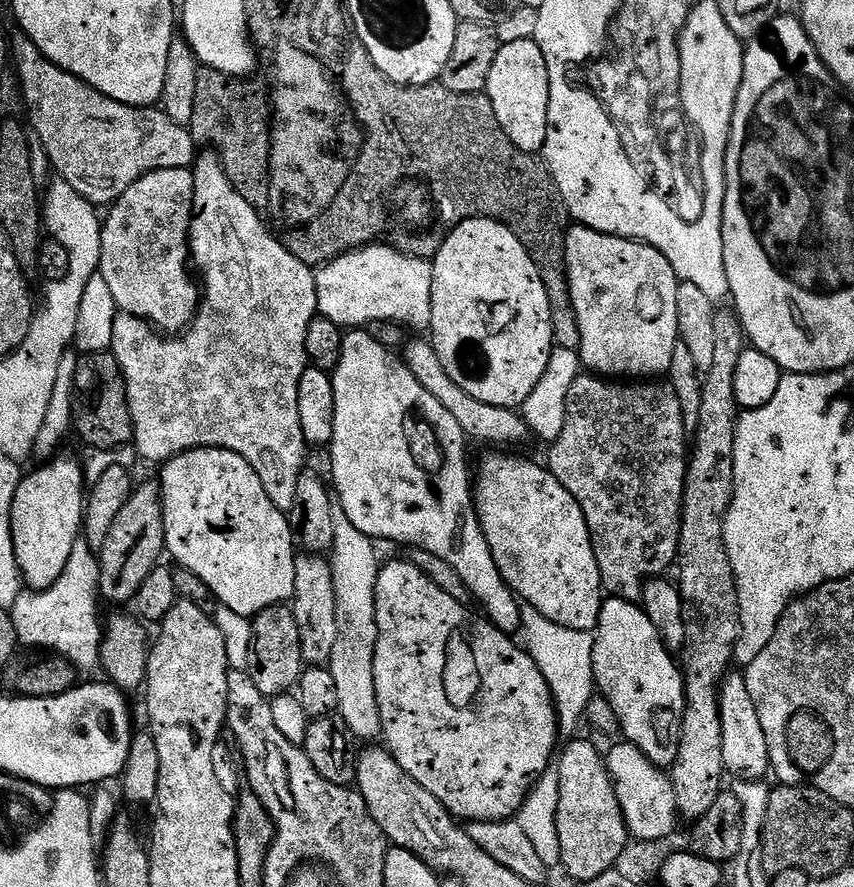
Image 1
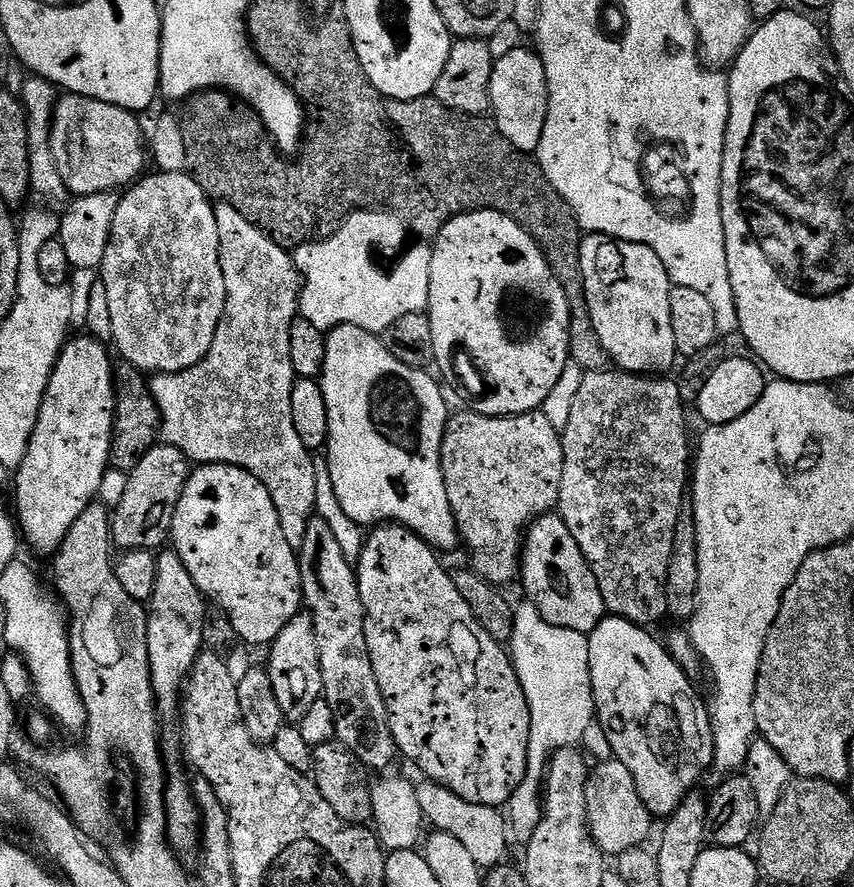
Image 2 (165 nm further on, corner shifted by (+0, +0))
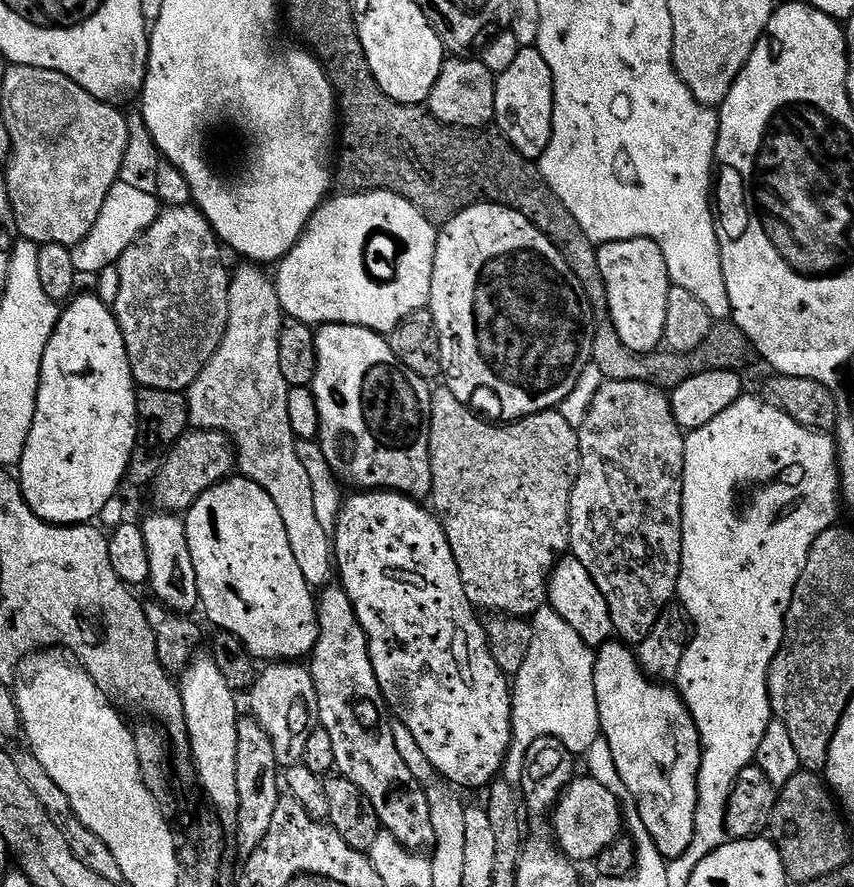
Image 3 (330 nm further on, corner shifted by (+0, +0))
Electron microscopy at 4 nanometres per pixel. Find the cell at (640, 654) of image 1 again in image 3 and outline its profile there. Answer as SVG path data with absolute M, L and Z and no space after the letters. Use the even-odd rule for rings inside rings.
M609 642L595 653L594 694L598 698L600 735L610 742L618 774L626 782L640 815L639 827L658 846L658 854L671 862L677 860L694 842L694 814L698 806L698 774L702 766L702 750L698 726L684 705L684 698L675 687L665 686L645 674L636 660L636 653L623 642Z

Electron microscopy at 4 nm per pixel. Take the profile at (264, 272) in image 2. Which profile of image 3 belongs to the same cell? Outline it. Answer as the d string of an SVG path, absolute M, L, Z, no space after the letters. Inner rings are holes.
M244 262L241 265L241 268L237 272L235 269L228 286L230 310L228 311L226 334L222 338L222 342L218 346L214 358L210 358L210 362L206 362L202 374L198 374L198 378L194 378L194 382L187 390L188 418L197 428L212 428L215 432L226 433L232 439L232 445L236 448L236 468L239 475L254 481L258 486L262 486L262 490L266 490L266 494L270 494L270 498L274 498L274 506L278 506L278 514L282 514L282 526L286 526L286 538L290 538L290 550L294 553L298 567L302 569L302 578L306 578L306 582L313 590L320 590L334 576L334 540L330 533L322 530L322 526L318 523L318 514L314 510L314 486L310 486L310 477L306 475L306 466L302 466L302 462L296 453L297 436L294 430L291 429L289 403L287 401L289 387L286 378L282 378L282 365L278 363L278 334L282 330L286 317L282 306L278 302L278 290L276 289L273 277L269 273L267 276L264 273L267 271L263 267L257 266L252 262Z

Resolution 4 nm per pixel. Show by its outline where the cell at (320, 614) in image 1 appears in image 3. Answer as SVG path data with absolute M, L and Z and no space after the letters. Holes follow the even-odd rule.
M272 662L267 665L268 668L259 673L256 683L250 689L252 695L251 715L259 721L266 732L270 734L270 740L274 742L275 757L278 758L281 769L287 770L301 763L306 750L306 738L310 738L314 717L316 716L316 703L318 694L314 686L314 678L311 671L300 662Z

